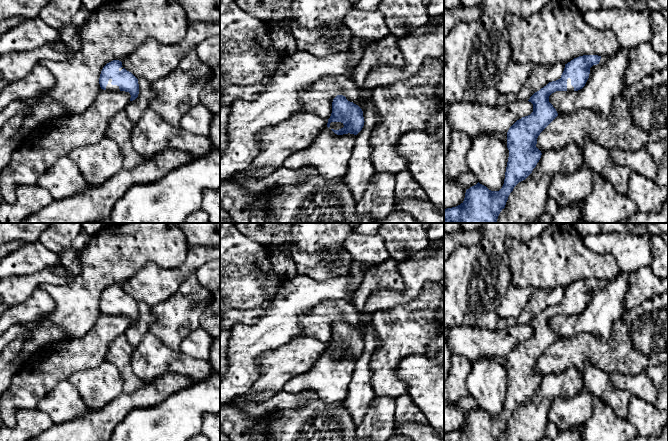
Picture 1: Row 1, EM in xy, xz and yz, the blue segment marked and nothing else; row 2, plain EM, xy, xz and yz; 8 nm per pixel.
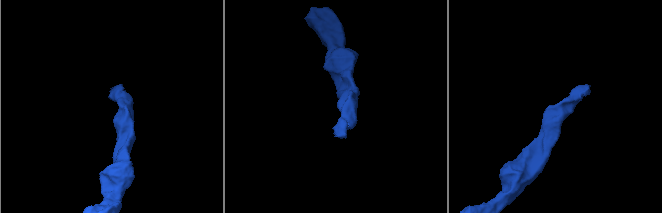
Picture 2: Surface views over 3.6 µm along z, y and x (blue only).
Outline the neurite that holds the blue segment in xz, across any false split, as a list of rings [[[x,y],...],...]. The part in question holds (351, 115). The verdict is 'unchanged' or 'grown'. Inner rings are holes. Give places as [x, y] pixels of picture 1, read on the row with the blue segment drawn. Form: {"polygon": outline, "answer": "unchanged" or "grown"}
{"polygon": [[[337,95],[332,102],[332,113],[328,119],[327,127],[337,135],[357,135],[364,126],[362,109],[350,102],[343,95]]], "answer": "grown"}

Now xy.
{"polygon": [[[113,60],[103,67],[99,84],[103,90],[129,92],[130,101],[135,100],[139,94],[138,79],[119,60]]], "answer": "grown"}

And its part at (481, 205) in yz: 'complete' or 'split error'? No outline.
split error

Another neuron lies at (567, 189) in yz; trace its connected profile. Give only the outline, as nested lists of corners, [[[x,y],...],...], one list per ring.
[[[582,165],[572,174],[557,174],[548,188],[548,197],[559,207],[583,203],[593,190],[594,172]]]

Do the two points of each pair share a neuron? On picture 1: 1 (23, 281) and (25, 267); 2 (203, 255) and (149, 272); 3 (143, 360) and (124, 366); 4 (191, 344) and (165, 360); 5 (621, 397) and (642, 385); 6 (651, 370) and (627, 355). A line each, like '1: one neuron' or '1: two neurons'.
1: two neurons
2: one neuron
3: two neurons
4: two neurons
5: two neurons
6: two neurons

